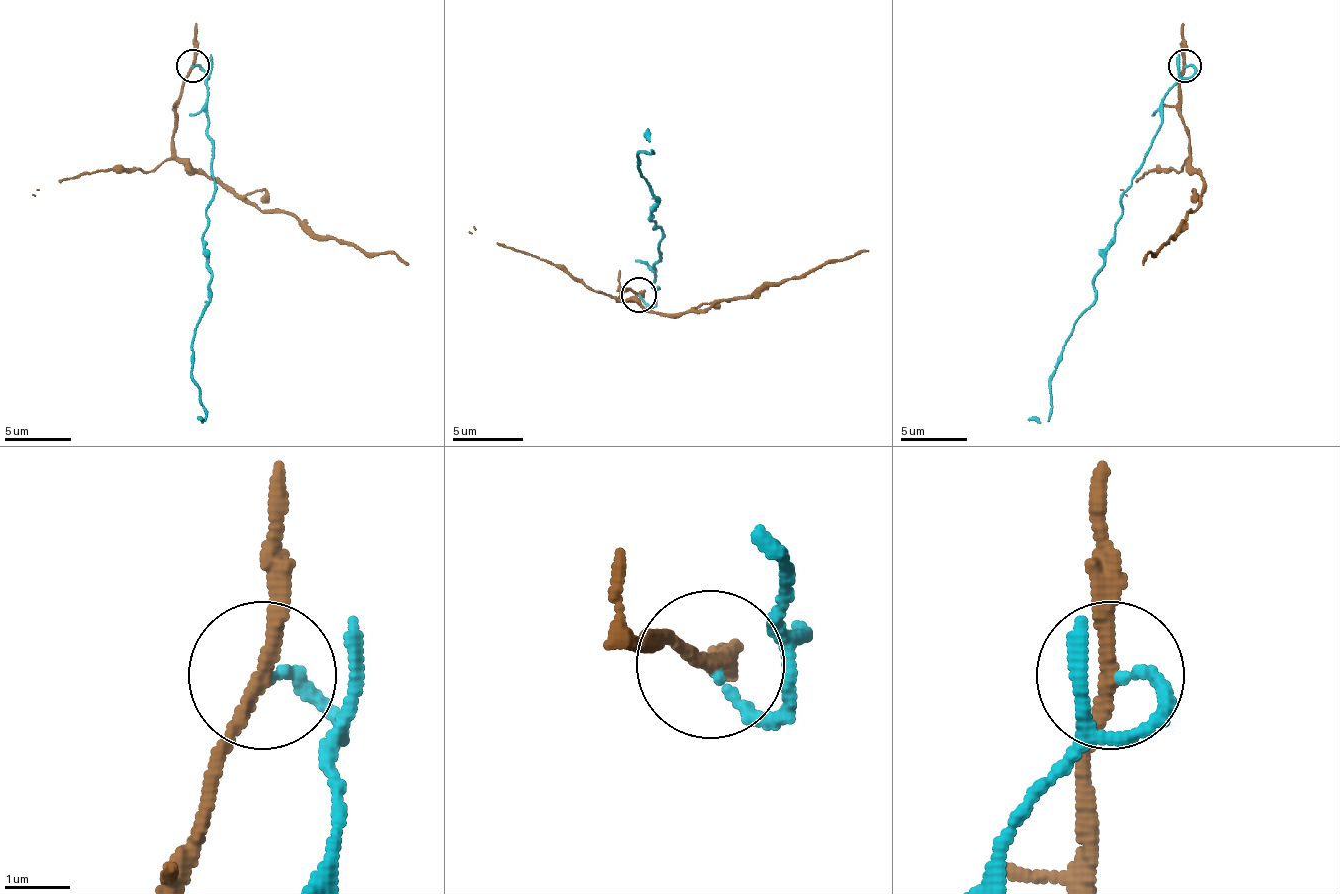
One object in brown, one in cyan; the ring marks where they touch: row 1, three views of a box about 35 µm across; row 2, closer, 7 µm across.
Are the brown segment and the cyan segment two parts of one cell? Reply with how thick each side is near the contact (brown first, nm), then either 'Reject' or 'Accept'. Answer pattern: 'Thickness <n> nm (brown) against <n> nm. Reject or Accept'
Thickness 200 nm (brown) against 140 nm. Reject

